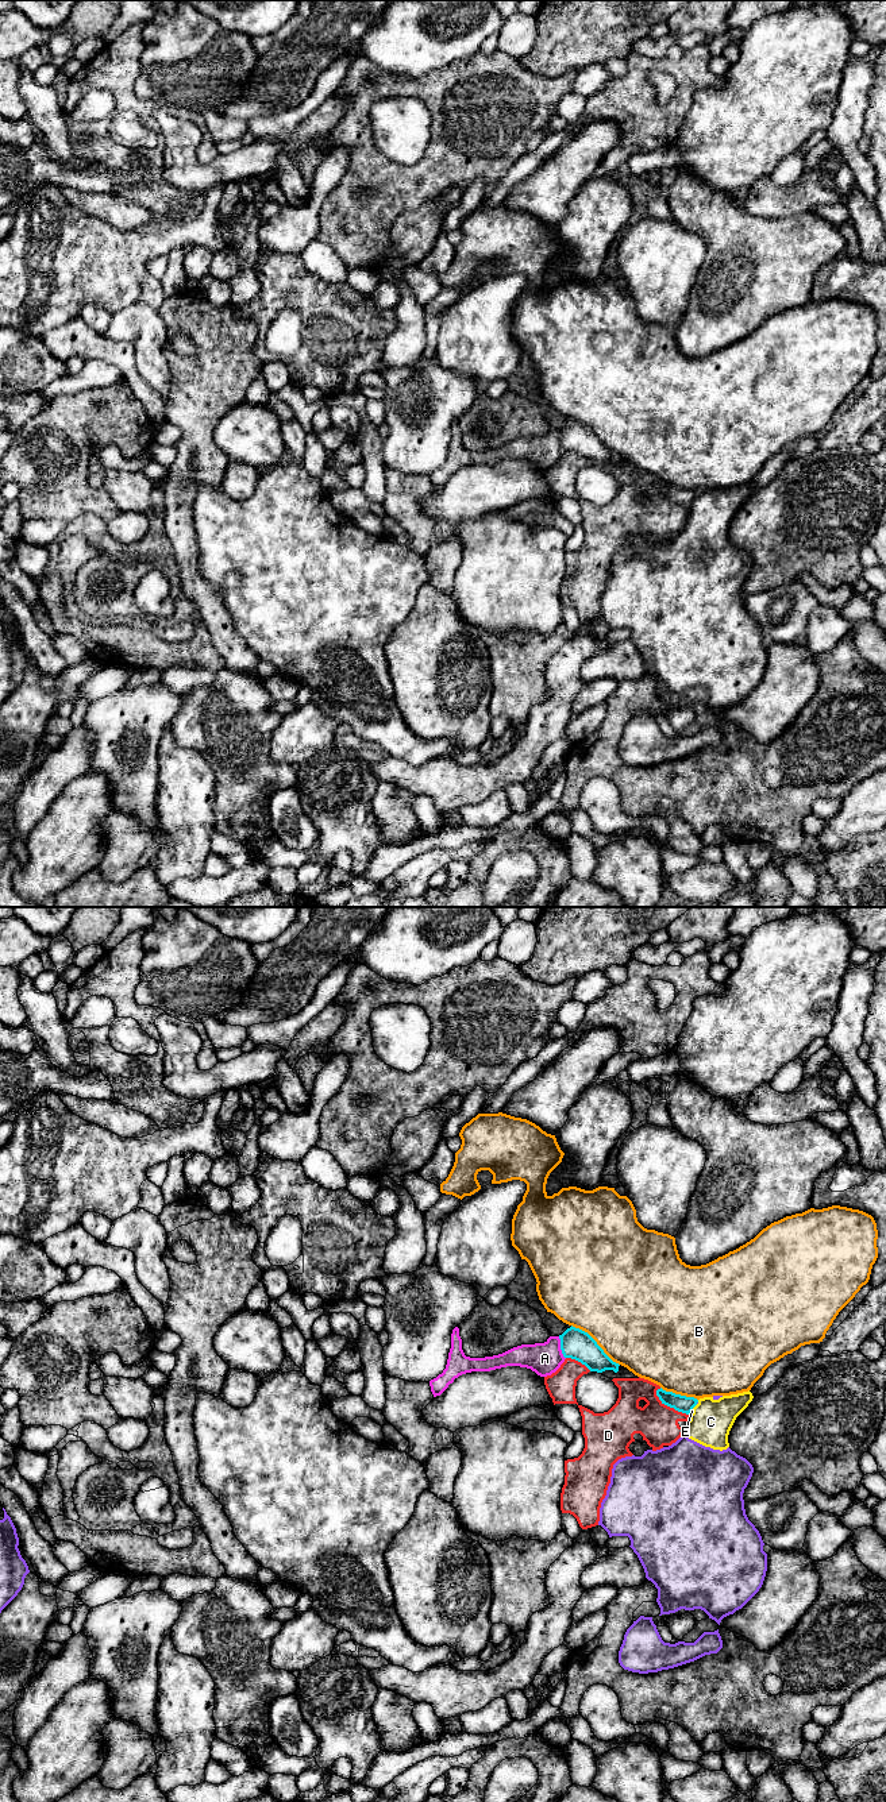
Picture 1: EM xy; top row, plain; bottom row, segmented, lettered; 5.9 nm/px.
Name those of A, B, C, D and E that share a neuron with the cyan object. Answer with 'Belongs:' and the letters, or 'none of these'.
Belongs: none of these

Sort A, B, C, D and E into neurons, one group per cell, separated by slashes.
A / B / C E / D

